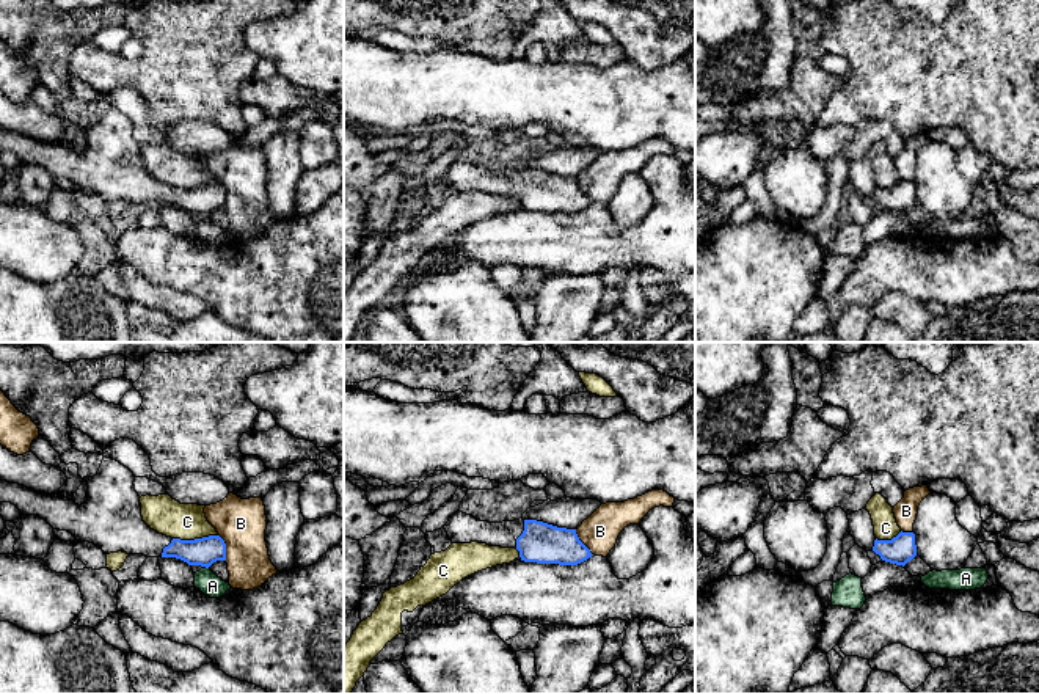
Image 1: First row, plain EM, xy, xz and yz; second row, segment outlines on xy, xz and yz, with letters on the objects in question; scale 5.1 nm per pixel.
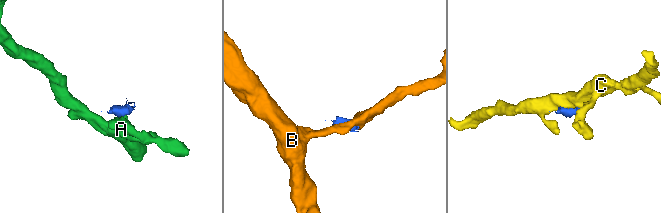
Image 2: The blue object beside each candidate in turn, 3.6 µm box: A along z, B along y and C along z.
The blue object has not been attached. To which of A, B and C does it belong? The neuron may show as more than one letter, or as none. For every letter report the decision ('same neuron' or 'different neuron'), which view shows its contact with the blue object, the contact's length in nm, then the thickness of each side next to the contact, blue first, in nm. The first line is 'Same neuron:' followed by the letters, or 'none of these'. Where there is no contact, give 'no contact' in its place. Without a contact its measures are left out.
Same neuron: none of these
A: different neuron | xy | 30 nm | 150/120 nm
B: different neuron | xz | 170 nm | 200/190 nm
C: different neuron | xy | 240 nm | 150/190 nm

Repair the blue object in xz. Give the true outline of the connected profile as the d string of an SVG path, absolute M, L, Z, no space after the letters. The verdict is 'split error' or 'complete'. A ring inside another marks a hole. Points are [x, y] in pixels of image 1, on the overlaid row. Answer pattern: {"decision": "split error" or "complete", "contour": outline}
{"decision": "split error", "contour": "M455 512L444 526L452 543L487 543L516 548L524 562L578 565L593 554L576 529L557 528L537 520L488 523Z"}

